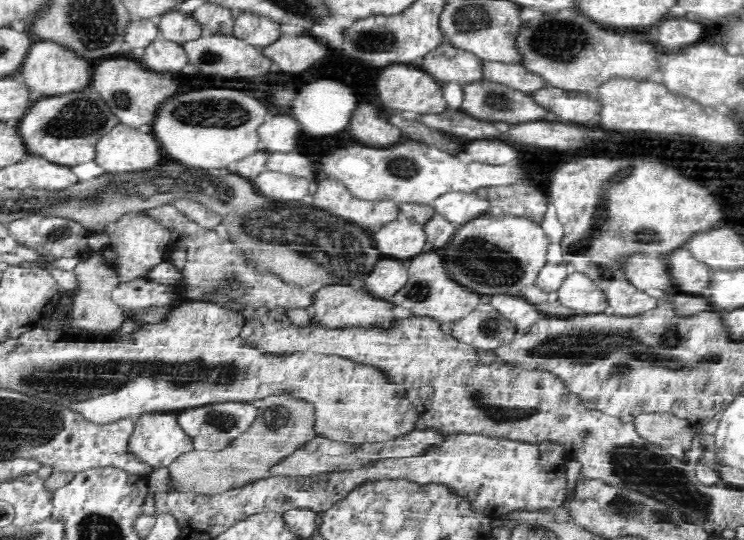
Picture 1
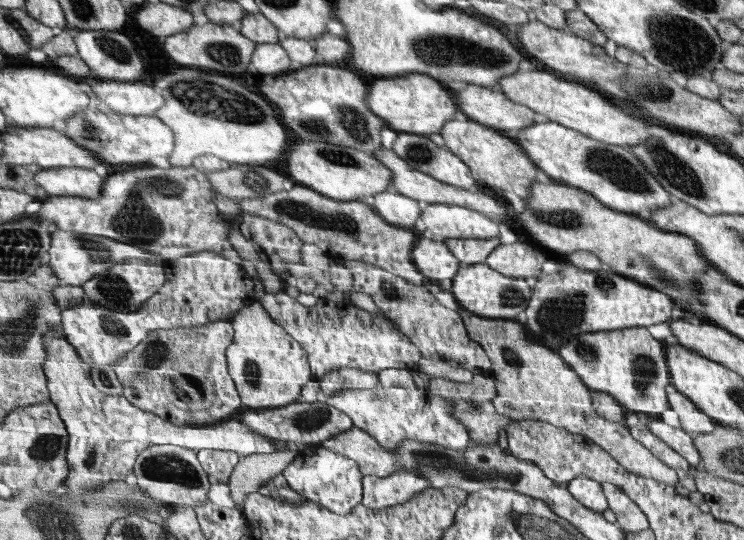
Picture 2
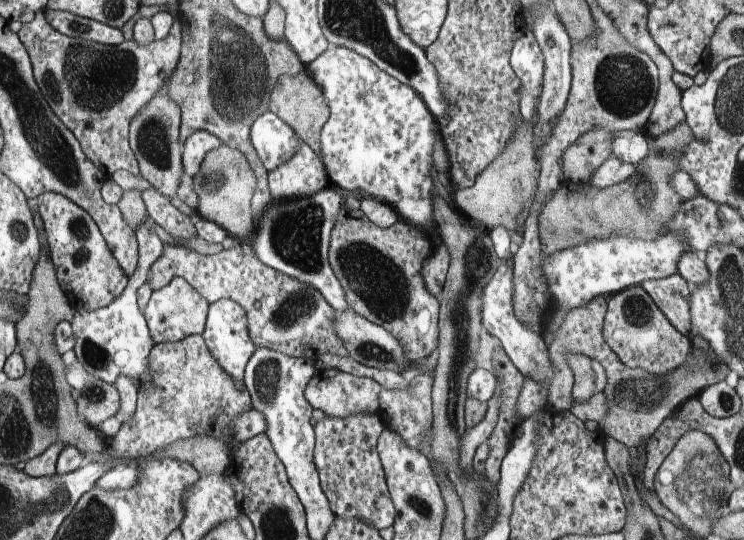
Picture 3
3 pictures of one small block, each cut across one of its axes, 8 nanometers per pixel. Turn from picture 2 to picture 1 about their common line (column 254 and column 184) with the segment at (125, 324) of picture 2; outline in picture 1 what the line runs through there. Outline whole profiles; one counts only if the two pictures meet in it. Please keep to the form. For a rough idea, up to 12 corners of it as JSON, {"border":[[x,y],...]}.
{"border":[[186,281],[118,283],[111,298],[124,311],[188,303]]}

